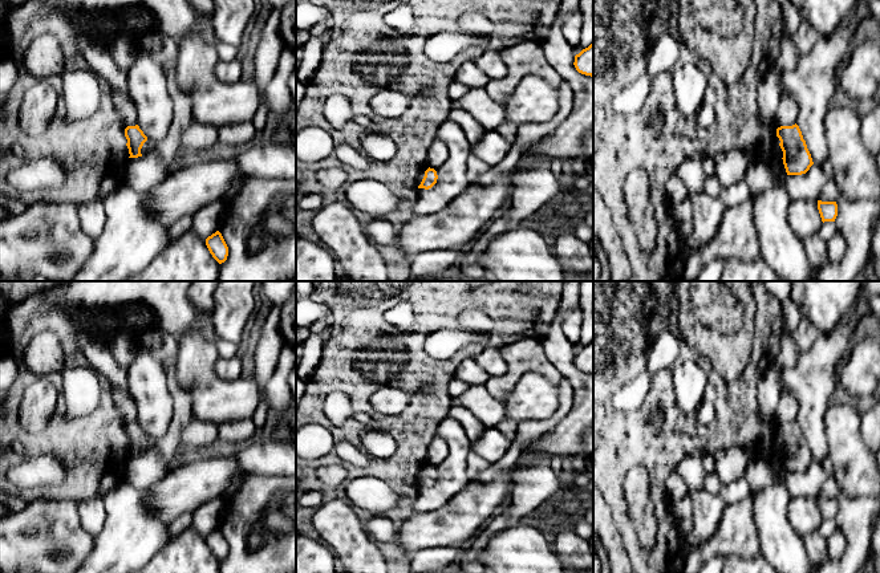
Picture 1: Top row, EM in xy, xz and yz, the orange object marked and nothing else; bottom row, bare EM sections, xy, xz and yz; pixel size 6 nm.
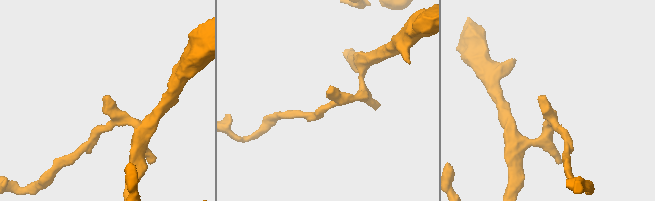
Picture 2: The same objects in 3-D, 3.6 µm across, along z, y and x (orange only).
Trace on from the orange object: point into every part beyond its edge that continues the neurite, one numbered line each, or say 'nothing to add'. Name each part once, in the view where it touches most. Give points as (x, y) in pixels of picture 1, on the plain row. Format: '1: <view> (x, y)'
1: yz (787, 409)

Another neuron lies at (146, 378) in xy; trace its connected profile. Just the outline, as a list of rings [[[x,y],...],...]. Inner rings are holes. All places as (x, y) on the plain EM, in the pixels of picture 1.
[[[137,353],[127,366],[126,381],[138,409],[139,426],[150,438],[155,440],[162,438],[174,411],[162,362],[150,354]]]

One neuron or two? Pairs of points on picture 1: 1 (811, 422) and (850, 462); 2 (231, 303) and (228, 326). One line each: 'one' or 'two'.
1: two
2: one

